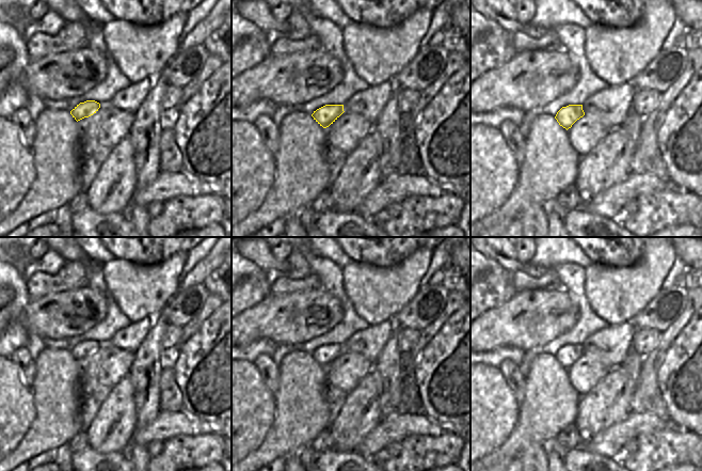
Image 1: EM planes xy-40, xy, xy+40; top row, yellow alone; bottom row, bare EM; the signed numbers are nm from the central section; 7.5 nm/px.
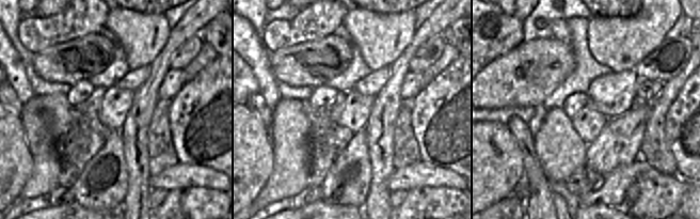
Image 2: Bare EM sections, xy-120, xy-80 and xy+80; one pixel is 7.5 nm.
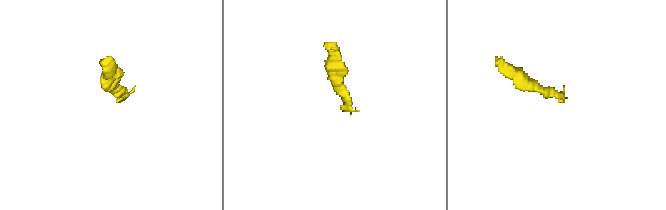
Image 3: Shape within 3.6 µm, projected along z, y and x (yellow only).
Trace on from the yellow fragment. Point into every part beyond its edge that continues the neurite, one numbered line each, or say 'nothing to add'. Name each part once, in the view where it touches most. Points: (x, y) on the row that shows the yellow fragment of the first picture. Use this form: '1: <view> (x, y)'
nothing to add

